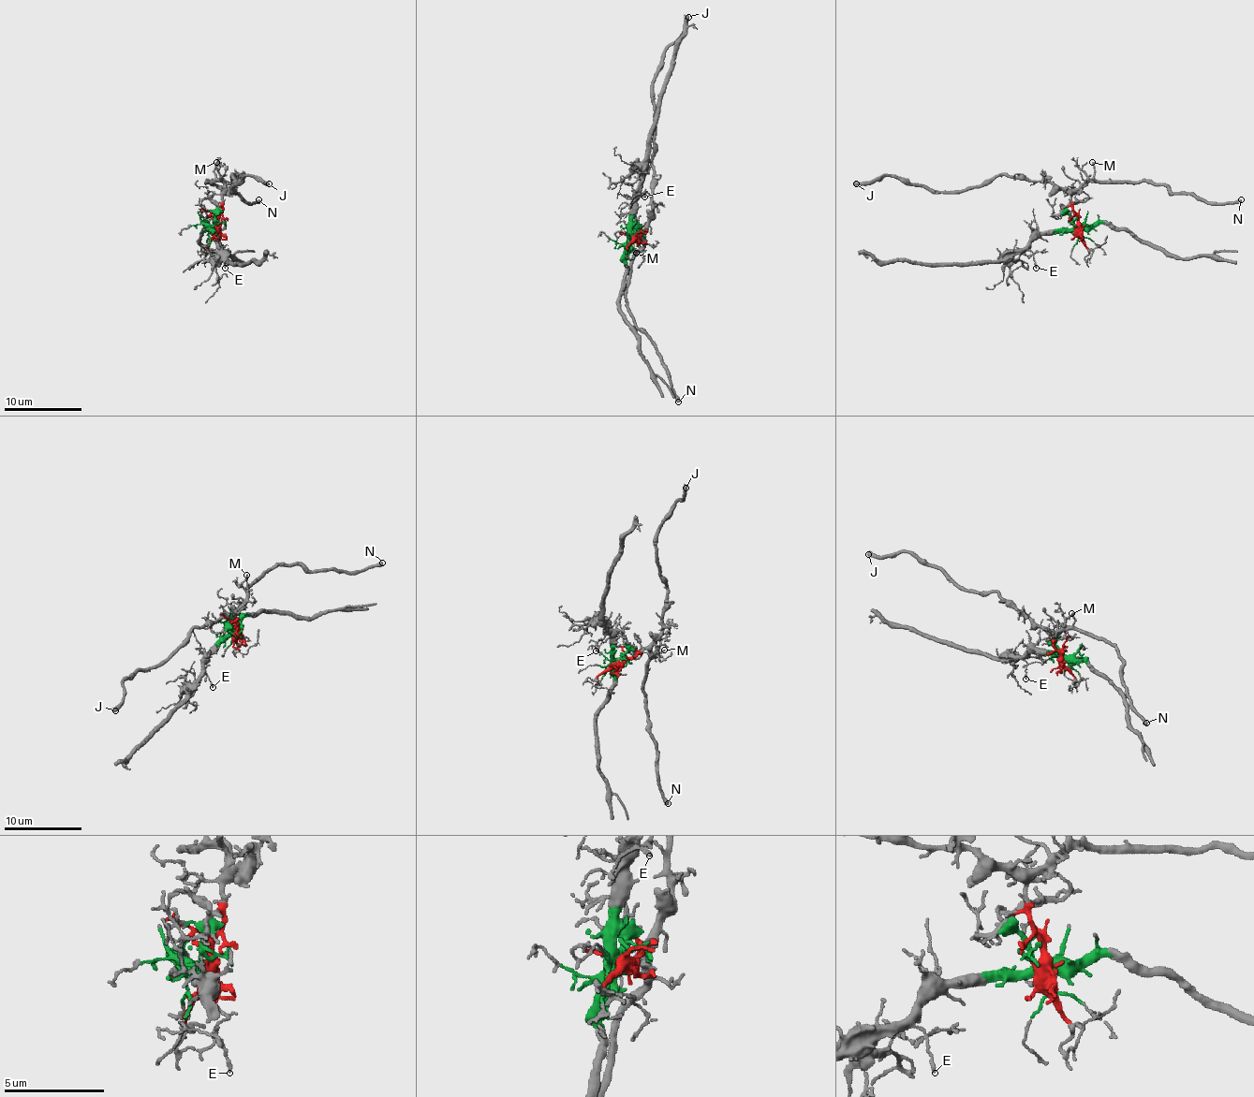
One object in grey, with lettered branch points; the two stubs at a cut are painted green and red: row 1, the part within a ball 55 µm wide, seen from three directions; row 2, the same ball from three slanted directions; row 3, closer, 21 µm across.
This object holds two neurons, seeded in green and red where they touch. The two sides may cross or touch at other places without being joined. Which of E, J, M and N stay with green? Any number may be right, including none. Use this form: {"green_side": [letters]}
{"green_side": ["E"]}

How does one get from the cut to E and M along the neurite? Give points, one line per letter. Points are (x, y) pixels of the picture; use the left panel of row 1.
E: (216, 226), (213, 228), (213, 236), (218, 244), (224, 267)
M: (216, 226), (222, 196), (222, 182), (216, 176), (216, 163)

